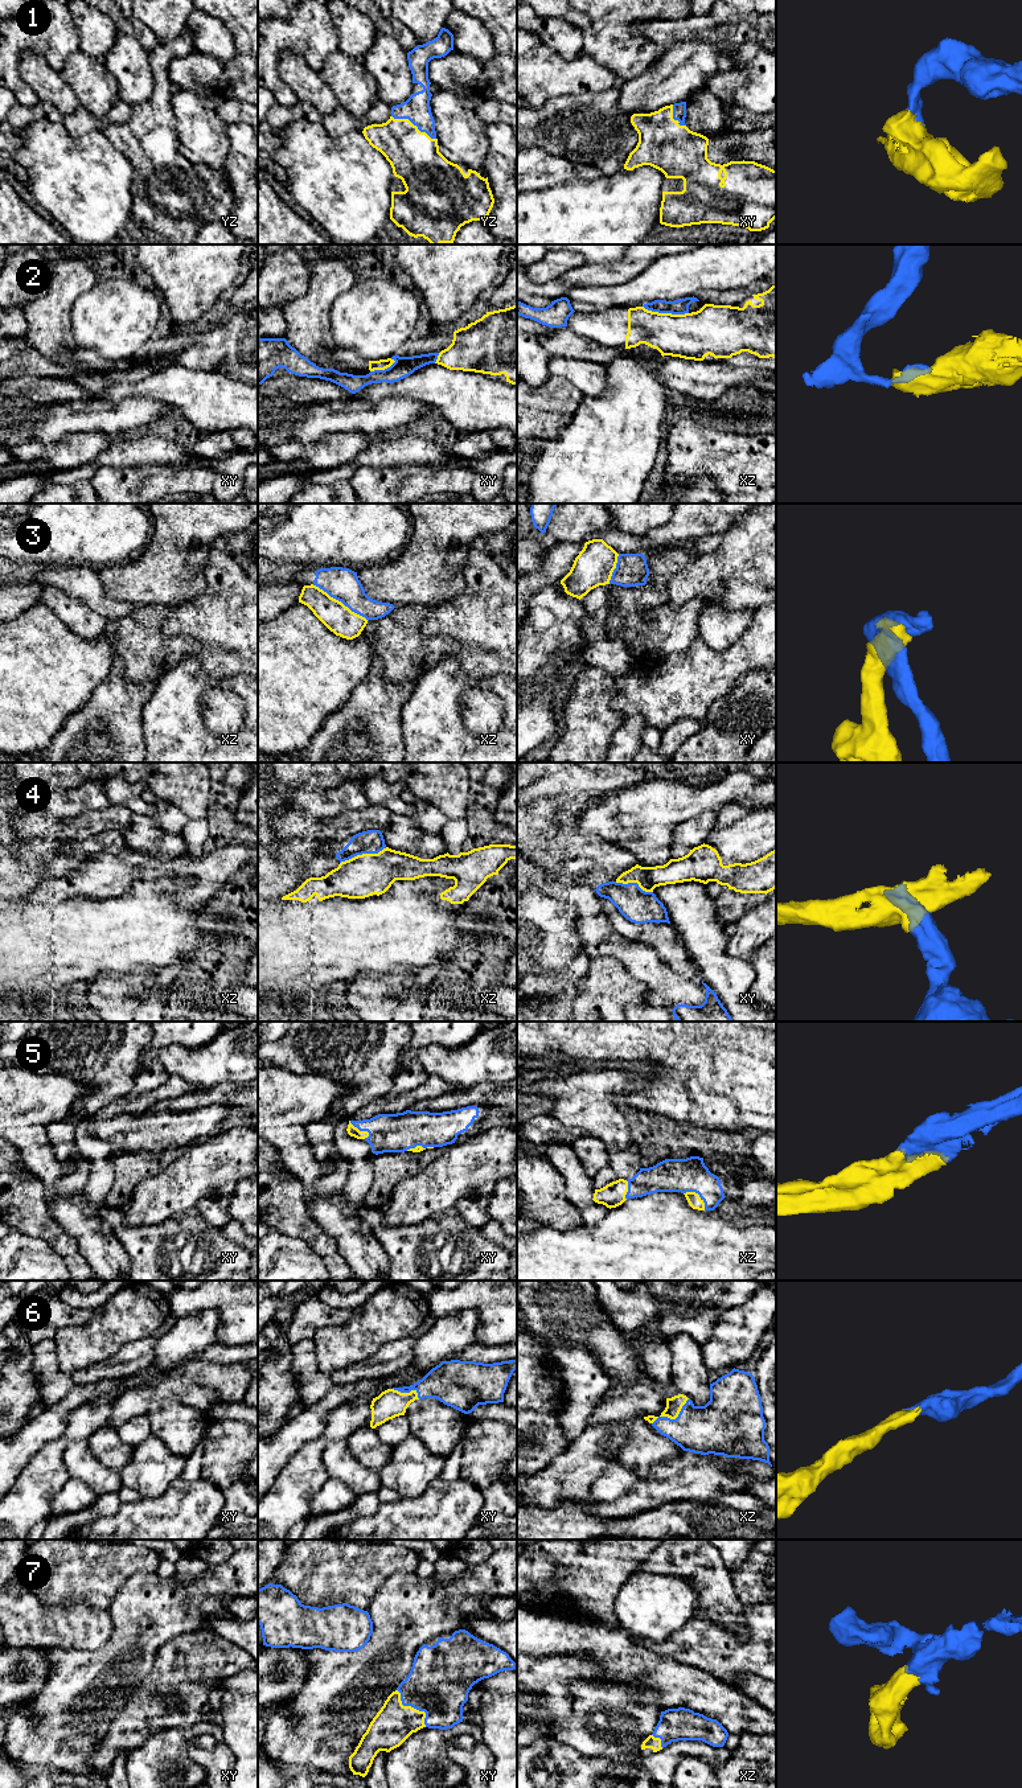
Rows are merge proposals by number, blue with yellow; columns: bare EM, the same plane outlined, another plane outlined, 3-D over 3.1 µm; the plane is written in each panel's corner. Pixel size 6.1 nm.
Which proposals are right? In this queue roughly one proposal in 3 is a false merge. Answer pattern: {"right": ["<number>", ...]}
{"right": ["1", "5", "6", "7"]}

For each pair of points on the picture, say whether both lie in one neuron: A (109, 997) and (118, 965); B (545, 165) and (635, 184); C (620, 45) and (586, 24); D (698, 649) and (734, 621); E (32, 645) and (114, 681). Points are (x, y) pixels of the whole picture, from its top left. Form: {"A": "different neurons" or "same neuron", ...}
{"A": "different neurons", "B": "different neurons", "C": "different neurons", "D": "different neurons", "E": "different neurons"}

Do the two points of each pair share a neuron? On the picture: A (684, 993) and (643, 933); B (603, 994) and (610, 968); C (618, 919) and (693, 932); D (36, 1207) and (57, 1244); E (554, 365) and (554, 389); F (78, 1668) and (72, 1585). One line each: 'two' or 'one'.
A: two
B: one
C: two
D: one
E: two
F: two

